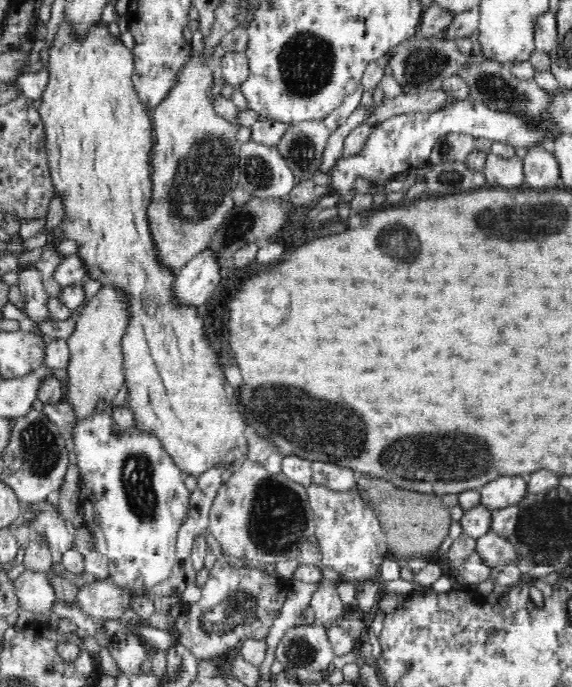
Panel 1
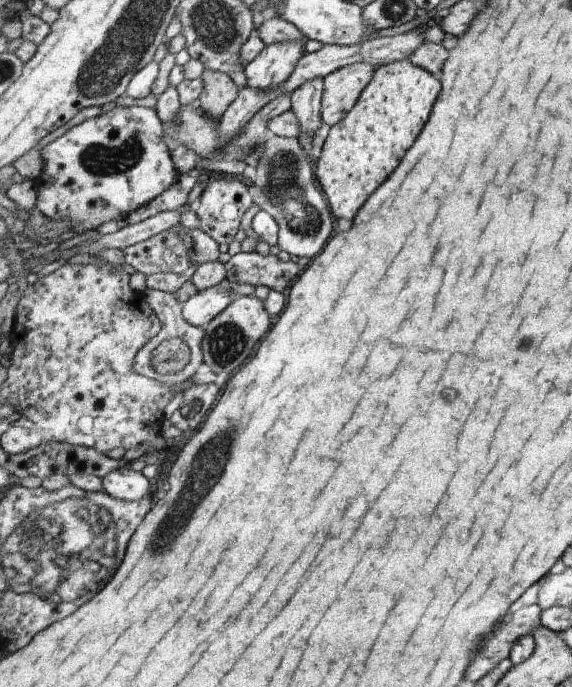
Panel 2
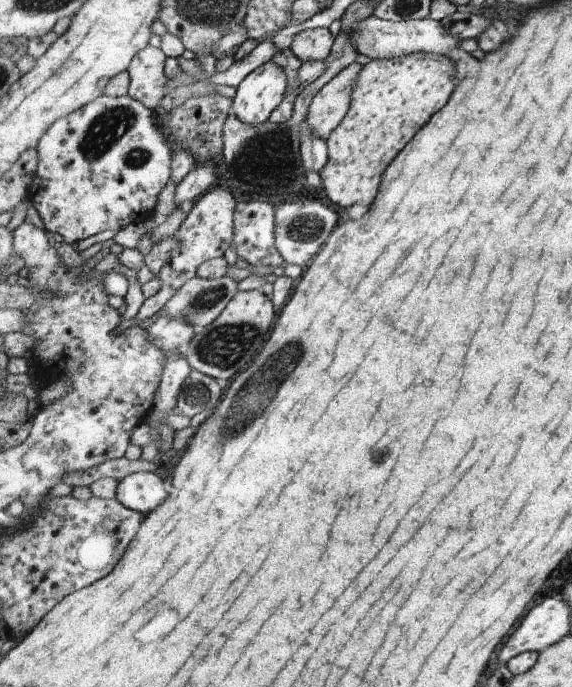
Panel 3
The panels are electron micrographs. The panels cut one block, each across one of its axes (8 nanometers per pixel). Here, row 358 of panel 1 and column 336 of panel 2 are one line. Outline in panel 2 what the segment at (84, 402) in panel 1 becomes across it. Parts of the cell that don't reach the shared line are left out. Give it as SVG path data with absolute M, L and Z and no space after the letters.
M355 63L324 78L321 116L326 124L340 123L353 110L376 70L372 64Z

